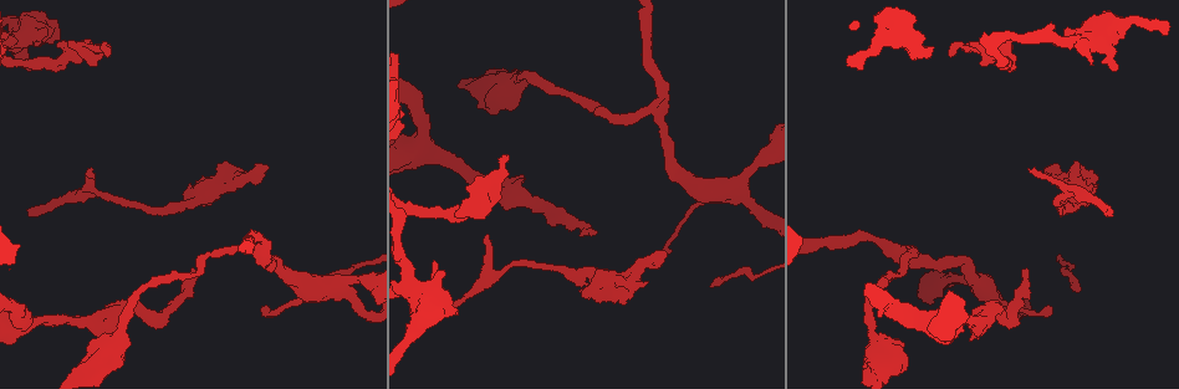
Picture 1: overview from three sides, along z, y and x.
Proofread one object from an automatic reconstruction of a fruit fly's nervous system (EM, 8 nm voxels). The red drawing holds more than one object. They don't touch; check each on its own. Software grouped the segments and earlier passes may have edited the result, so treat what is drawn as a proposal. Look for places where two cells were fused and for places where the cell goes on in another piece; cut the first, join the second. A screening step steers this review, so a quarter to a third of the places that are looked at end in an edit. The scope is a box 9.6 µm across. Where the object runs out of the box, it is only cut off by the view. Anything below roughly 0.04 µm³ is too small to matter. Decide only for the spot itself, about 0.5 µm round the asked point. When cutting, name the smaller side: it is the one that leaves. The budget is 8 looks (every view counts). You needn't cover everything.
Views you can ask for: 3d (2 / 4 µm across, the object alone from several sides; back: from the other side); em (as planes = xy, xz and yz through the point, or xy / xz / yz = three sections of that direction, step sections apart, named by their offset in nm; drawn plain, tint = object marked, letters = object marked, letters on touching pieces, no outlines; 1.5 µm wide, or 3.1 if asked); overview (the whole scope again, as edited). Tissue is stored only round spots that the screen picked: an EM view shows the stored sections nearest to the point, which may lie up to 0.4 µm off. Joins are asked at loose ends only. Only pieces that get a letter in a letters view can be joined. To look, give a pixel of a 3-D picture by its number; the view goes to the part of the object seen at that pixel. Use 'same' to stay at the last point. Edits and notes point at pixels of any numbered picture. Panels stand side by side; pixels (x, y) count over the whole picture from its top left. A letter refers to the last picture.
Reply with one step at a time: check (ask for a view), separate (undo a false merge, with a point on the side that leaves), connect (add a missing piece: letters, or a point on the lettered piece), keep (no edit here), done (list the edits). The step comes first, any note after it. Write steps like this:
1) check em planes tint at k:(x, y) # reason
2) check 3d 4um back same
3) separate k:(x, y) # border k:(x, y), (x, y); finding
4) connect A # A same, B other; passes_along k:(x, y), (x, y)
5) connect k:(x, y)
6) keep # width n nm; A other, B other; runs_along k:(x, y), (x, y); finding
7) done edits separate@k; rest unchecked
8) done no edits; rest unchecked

check em xz step 4 letters at 1:(902, 363) # stops while still wide

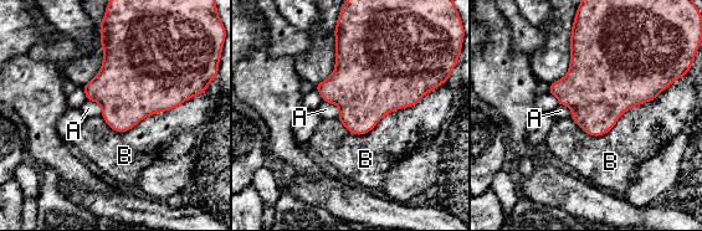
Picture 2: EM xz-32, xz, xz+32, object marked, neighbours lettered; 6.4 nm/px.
keep # A other, B other; border 2:(669, 85), (600, 135), (569, 118); no lettered piece goes on from it

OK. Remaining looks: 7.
check em xz step 8 letters at 1:(198, 202) # abrupt turn

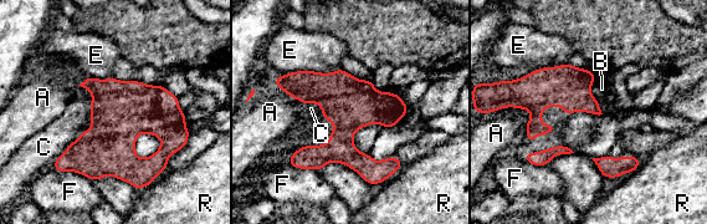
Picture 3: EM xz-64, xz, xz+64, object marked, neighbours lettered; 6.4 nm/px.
keep # A other, B other, C other, E other, F other, R other; border 3:(594, 74), (590, 93), (603, 113); all the same cell

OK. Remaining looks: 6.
check em yz step 8 letters at 1:(265, 168) # branch stops here

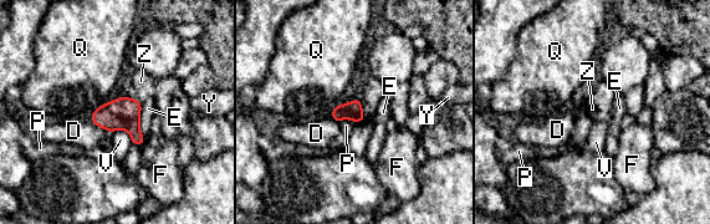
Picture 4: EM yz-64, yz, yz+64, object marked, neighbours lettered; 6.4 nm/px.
keep # D other, E other, F other, P other, Q other, V other, Y other, Z other; border 4:(357, 97), (367, 120); none of them fits

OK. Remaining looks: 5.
done no edits; rest unchecked

